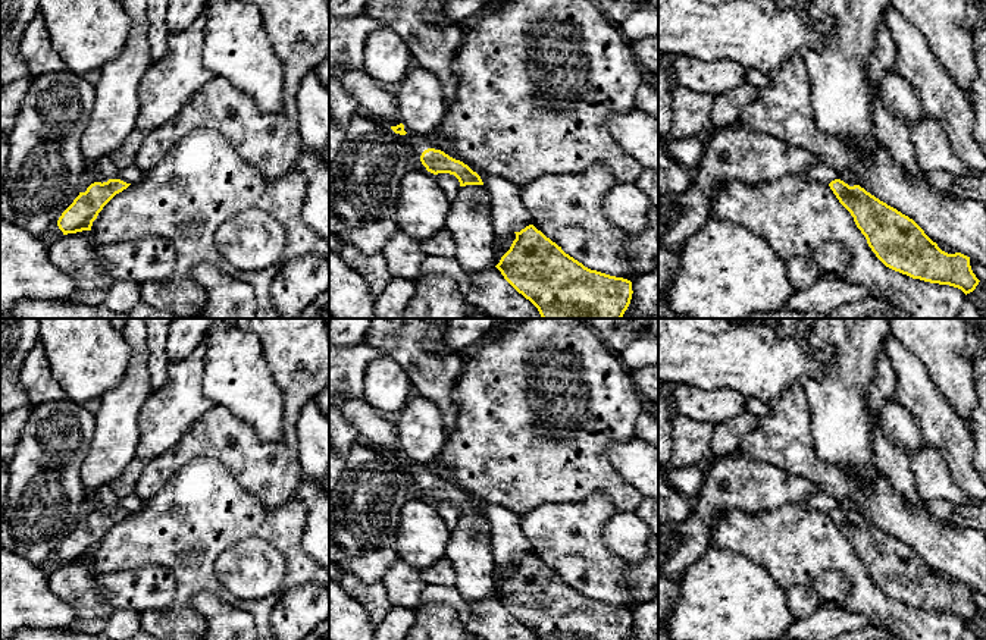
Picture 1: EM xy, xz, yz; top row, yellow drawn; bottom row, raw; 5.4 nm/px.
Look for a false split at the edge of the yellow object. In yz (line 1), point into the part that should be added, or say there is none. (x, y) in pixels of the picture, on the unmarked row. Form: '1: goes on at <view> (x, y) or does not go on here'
1: does not go on here

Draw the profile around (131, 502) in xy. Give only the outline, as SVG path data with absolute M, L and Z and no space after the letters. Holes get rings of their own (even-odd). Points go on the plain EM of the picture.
M131 493L119 499L118 508L126 512L135 512L135 511L140 511L143 505L144 505L144 499L138 498L135 493Z

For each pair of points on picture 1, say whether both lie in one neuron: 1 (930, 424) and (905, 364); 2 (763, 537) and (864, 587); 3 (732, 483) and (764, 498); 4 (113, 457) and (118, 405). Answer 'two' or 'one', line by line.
1: one
2: one
3: one
4: one

